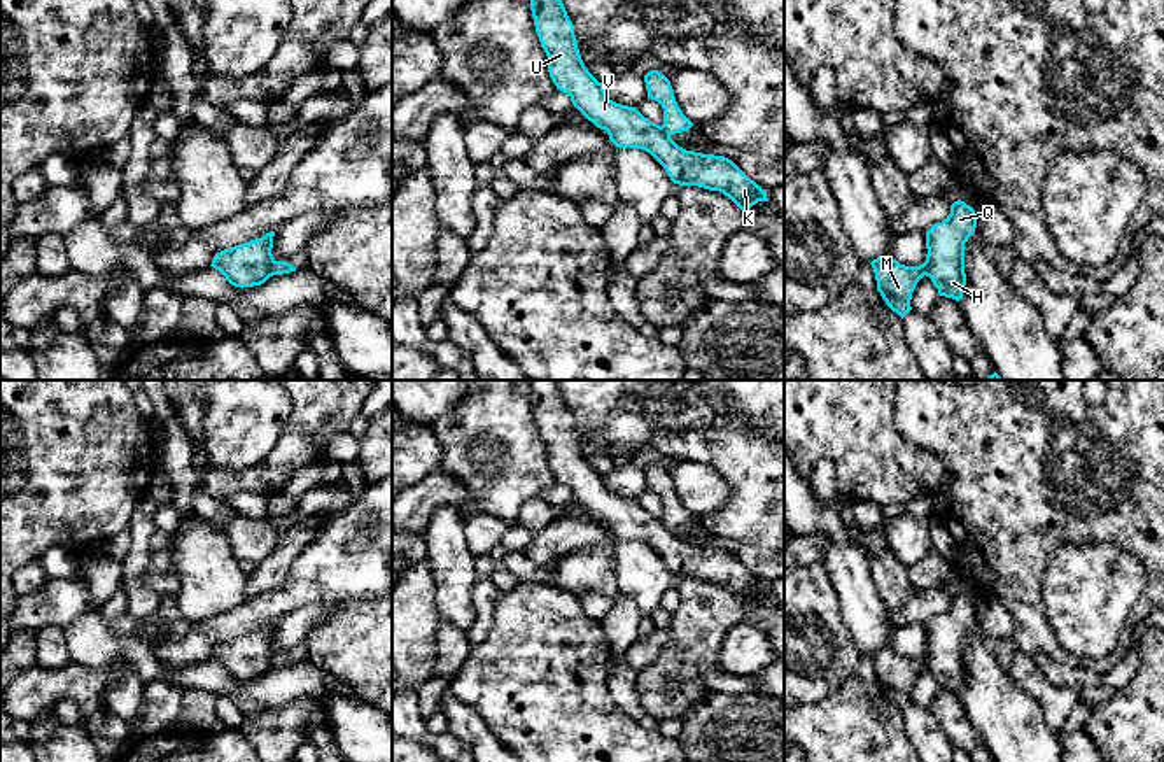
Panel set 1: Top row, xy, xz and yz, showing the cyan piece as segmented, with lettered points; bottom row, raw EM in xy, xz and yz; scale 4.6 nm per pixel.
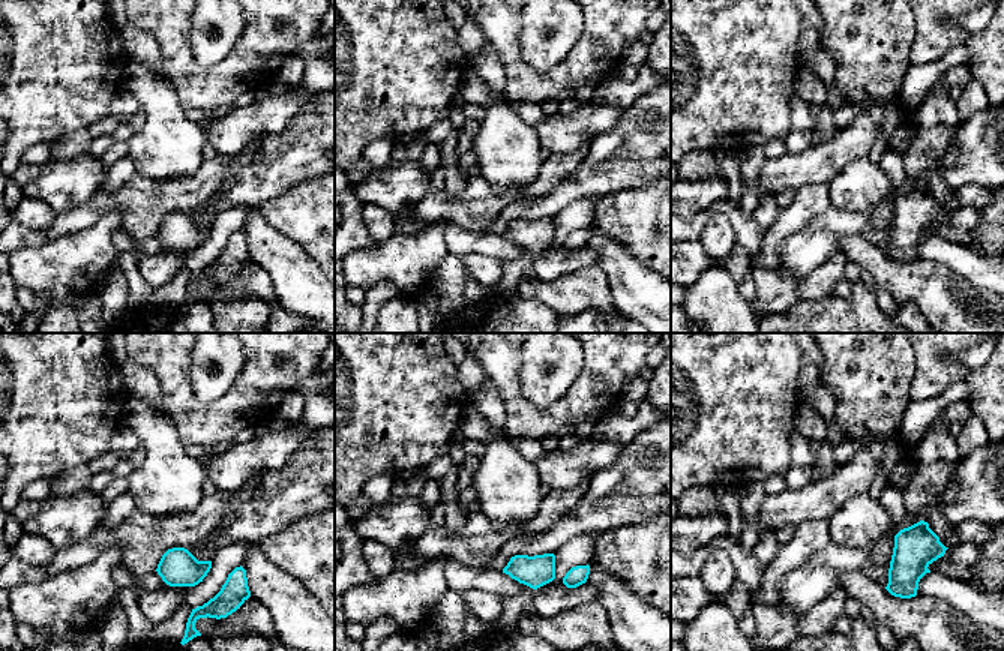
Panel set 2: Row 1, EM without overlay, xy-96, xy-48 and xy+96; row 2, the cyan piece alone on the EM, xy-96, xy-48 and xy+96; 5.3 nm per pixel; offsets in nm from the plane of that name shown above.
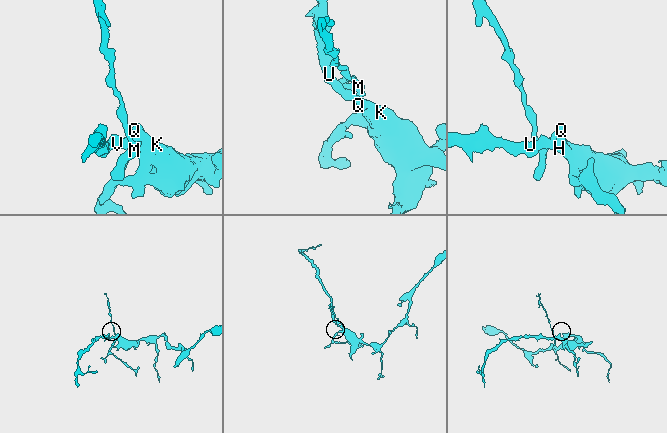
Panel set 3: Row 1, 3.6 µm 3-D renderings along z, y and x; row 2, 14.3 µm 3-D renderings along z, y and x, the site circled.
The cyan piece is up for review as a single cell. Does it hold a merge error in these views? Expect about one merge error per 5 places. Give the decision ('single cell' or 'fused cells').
fused cells

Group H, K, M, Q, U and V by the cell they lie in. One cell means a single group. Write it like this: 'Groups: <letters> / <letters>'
Groups: H K Q U V / M

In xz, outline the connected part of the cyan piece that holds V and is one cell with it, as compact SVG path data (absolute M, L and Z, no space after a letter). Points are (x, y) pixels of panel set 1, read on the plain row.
M529 380L536 426L548 448L548 464L572 497L597 520L606 522L616 540L649 545L674 576L698 578L728 589L746 608L767 583L751 573L732 552L679 540L660 517L635 499L607 490L604 476L585 459L574 417L558 389L558 380Z

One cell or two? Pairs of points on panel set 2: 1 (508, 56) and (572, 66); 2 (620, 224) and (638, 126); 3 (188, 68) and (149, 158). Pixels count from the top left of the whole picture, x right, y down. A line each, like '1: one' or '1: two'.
1: one
2: two
3: two

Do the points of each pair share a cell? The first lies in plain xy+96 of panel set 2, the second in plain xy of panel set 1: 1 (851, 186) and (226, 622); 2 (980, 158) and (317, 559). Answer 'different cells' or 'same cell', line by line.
1: different cells
2: same cell

